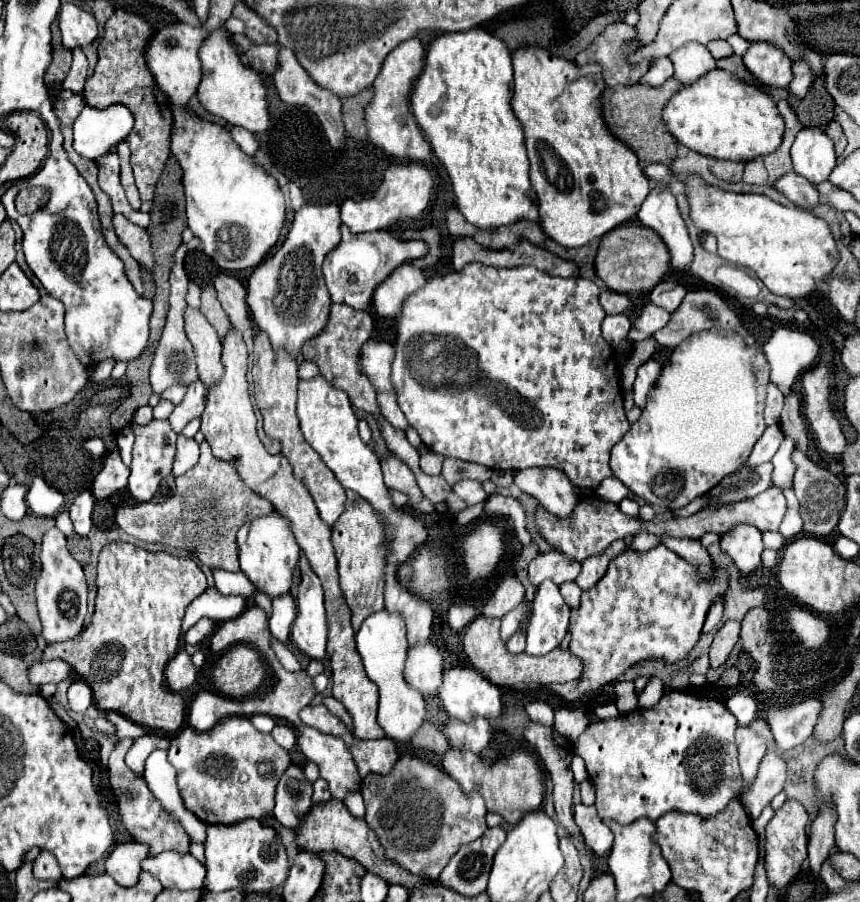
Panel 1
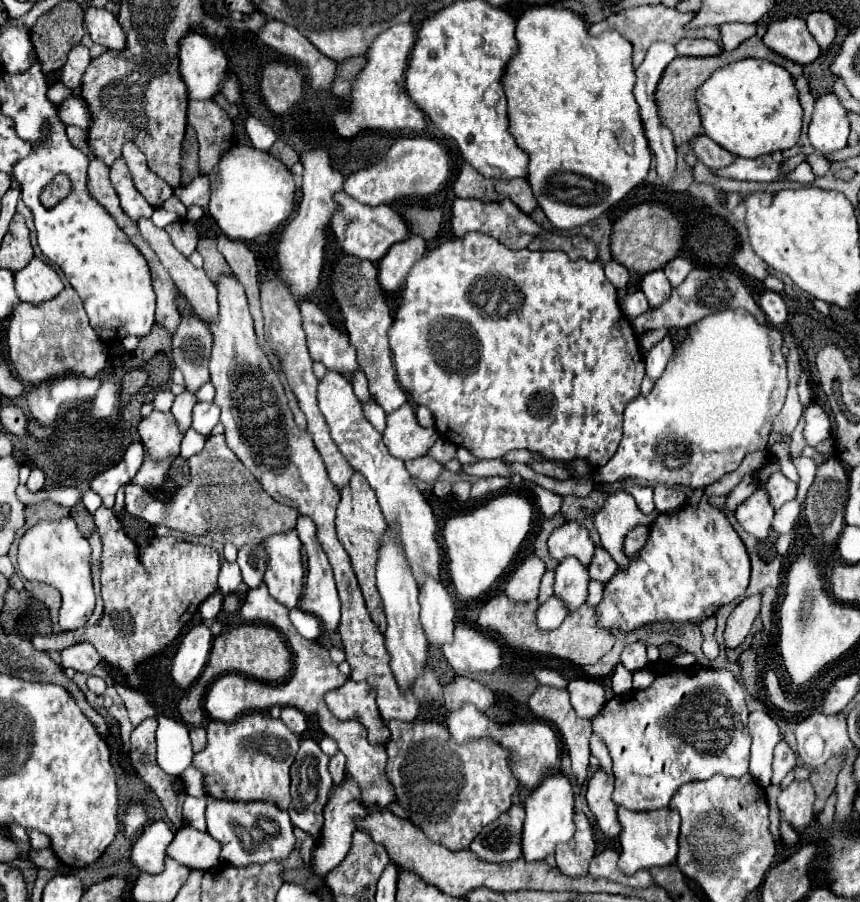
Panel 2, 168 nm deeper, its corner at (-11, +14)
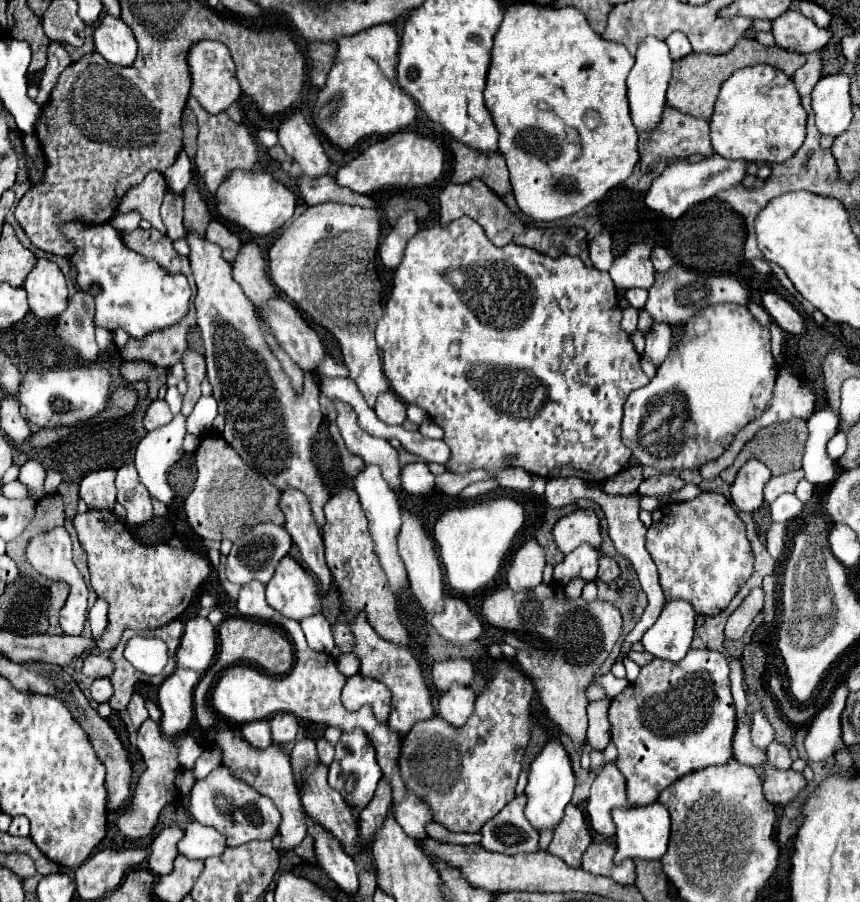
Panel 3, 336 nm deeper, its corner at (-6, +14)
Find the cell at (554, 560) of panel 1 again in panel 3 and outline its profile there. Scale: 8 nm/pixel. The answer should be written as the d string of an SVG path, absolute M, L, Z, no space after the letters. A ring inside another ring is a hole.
M575 510L561 520L557 520L553 528L553 540L563 554L569 554L581 544L591 544L593 548L601 544L599 520L593 510Z

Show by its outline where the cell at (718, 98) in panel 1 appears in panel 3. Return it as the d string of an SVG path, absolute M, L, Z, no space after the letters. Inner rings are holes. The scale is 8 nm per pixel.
M749 66L743 70L733 72L719 90L717 102L715 102L715 112L711 116L711 144L713 150L723 156L723 158L741 158L747 162L785 162L791 158L797 148L805 140L805 110L801 106L801 98L795 90L793 80L783 74L779 68L773 66Z

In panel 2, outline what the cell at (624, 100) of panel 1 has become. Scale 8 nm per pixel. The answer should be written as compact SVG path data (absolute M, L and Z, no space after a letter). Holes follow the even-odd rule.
M756 36L748 38L746 42L742 42L736 50L732 50L732 52L722 52L720 56L704 56L704 58L700 58L700 56L698 56L698 58L678 56L678 58L674 58L672 64L668 64L664 76L662 76L660 84L658 84L656 100L658 100L660 118L662 118L662 122L672 130L676 146L690 142L694 136L698 136L698 134L702 132L702 120L700 120L700 112L698 112L698 106L696 106L696 90L698 90L718 68L722 68L722 66L726 66L726 64L732 64L734 60L750 58L750 52L762 52L762 58L764 58L764 60L776 62L778 66L786 68L794 78L804 72L804 66L802 66L802 64L792 62L792 60L776 54L774 50L770 50L768 46L764 46L764 42L758 40Z

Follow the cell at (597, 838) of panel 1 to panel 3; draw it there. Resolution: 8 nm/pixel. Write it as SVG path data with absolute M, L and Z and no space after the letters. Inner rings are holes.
M607 762L591 786L591 796L587 800L587 814L595 832L605 838L615 834L615 824L611 820L613 808L623 808L625 800L625 778L617 770L615 762Z

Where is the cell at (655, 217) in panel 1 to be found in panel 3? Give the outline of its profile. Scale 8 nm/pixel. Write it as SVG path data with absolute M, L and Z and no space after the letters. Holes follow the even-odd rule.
M647 36L639 48L637 48L637 56L635 56L635 66L629 72L627 78L627 98L629 98L629 108L631 108L631 120L637 128L639 134L651 136L651 132L655 132L655 128L659 126L659 120L663 116L663 108L665 108L665 92L671 80L671 56L669 56L669 48L663 40L655 38L655 36Z

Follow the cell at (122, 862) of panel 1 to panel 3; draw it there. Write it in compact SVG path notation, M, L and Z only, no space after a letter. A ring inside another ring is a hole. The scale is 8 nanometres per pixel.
M169 826L161 830L153 842L149 844L149 870L155 876L169 874L173 870L173 860L177 856L177 842L183 838L183 830L177 826Z

